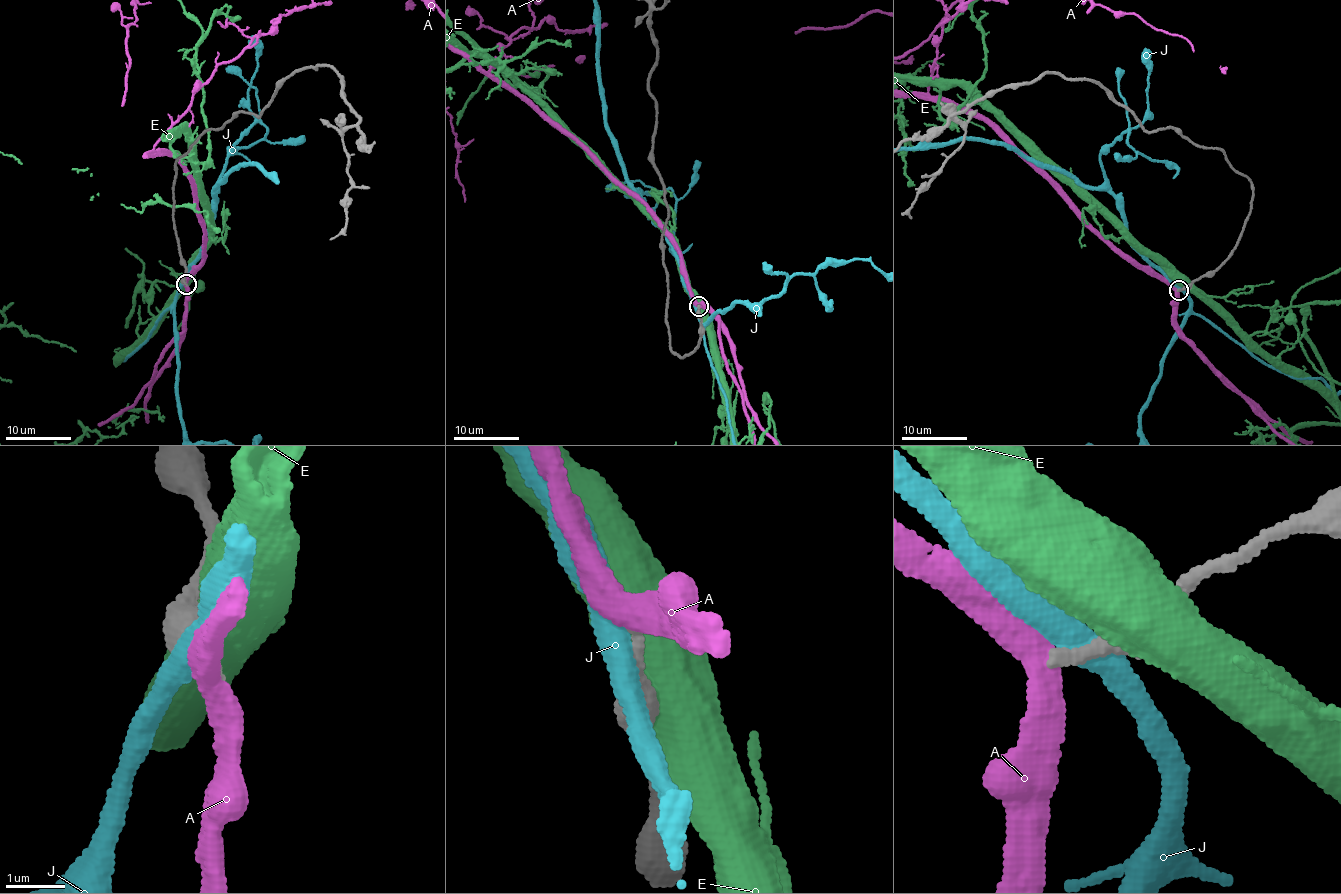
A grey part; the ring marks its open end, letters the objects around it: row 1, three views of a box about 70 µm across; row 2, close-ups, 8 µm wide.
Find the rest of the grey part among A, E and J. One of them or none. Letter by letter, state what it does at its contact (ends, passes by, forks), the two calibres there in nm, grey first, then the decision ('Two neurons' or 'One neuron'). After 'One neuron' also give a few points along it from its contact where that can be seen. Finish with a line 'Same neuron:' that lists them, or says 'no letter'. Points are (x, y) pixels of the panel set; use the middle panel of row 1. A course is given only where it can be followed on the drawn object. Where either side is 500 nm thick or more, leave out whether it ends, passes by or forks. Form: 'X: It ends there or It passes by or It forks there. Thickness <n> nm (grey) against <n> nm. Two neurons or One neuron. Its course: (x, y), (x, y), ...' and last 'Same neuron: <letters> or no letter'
A: It passes by. Thickness 240 nm (grey) against 440 nm. Two neurons
E: Thickness 480 nm (grey) against 800 nm. Two neurons
J: Thickness 500 nm (grey) against 440 nm. Two neurons
Same neuron: no letter

